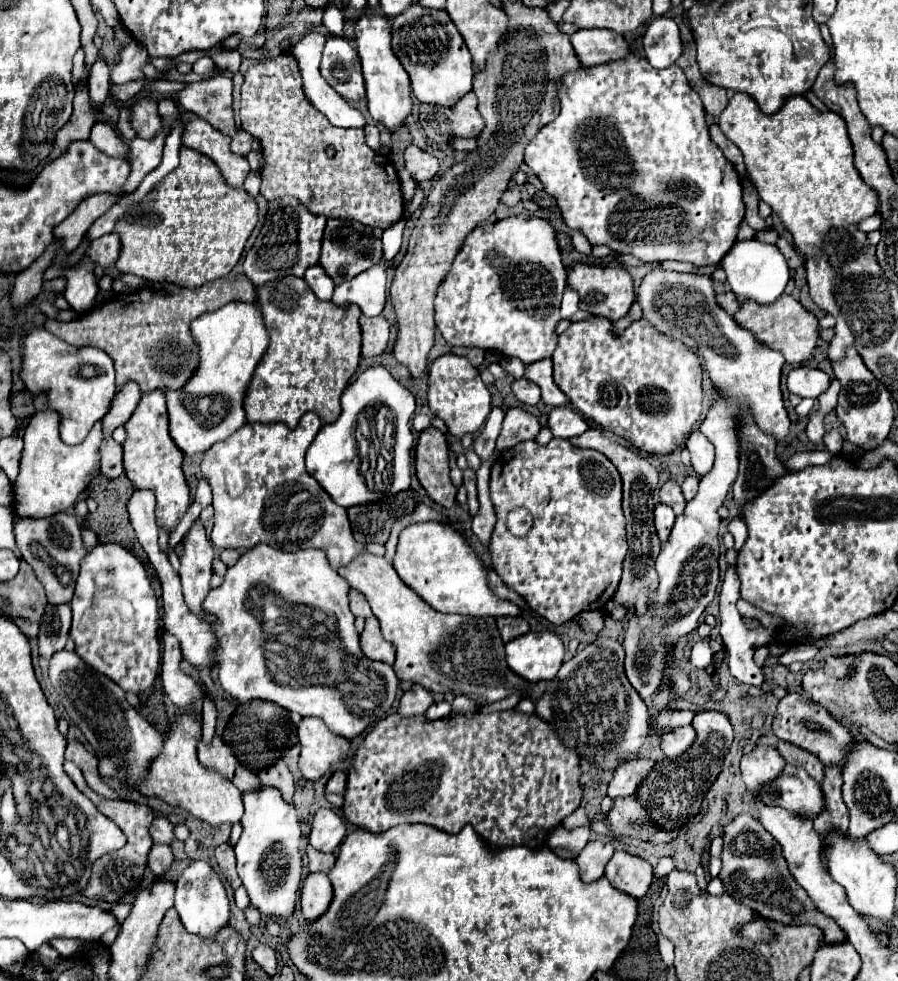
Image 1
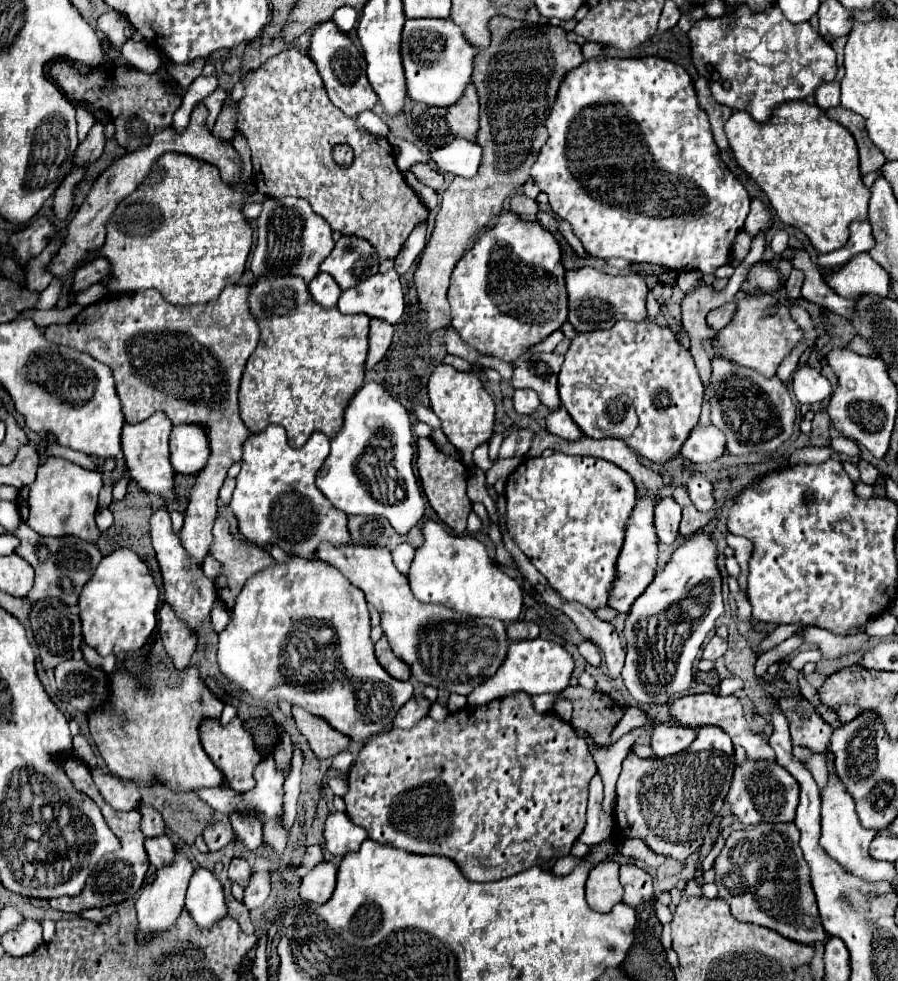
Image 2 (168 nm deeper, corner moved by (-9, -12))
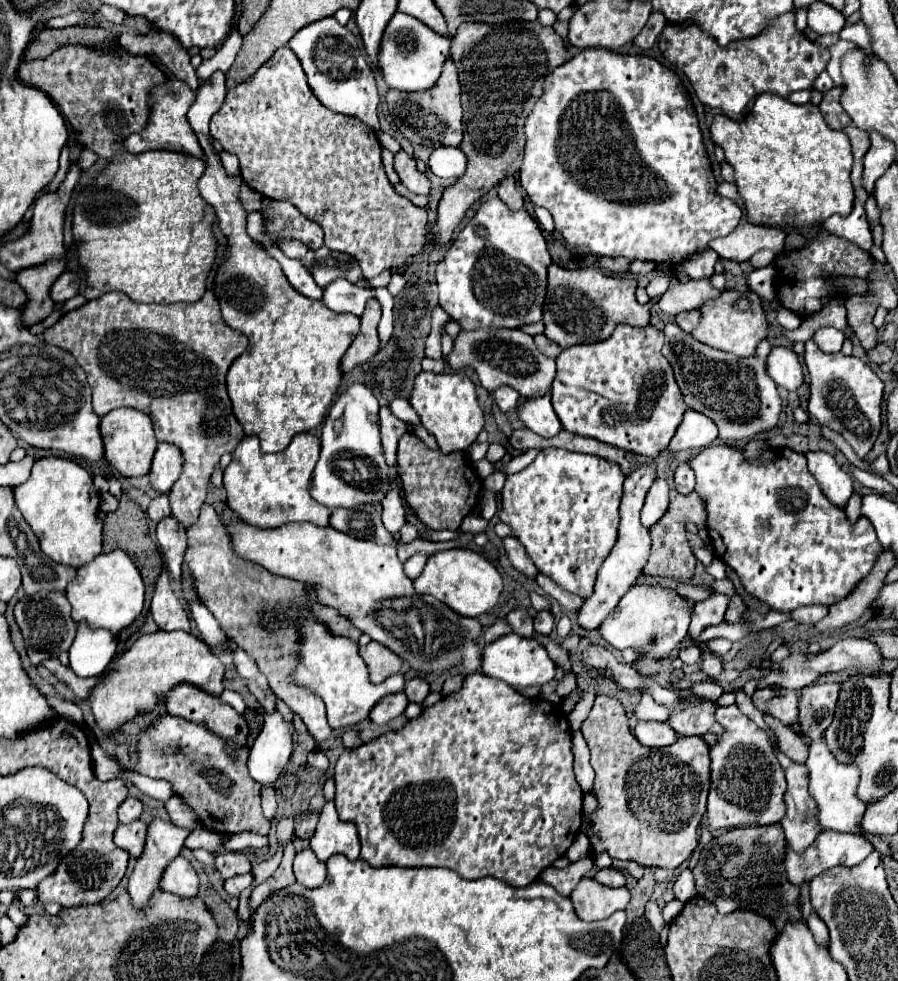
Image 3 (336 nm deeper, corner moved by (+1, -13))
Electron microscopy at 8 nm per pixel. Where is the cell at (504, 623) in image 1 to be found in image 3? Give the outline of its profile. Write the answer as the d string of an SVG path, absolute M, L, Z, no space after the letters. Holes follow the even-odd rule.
M518 607L518 609L510 611L506 615L506 619L512 625L514 633L518 633L522 637L532 637L532 633L534 633L534 617L528 611L524 611L524 609Z

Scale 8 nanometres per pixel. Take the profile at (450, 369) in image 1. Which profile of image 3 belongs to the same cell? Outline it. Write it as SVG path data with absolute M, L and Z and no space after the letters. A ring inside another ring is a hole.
M422 371L416 375L416 383L412 387L412 397L408 397L410 405L420 417L420 423L436 437L438 449L444 455L454 451L468 449L472 441L476 441L478 433L484 427L484 413L478 405L474 383L464 373L432 373Z

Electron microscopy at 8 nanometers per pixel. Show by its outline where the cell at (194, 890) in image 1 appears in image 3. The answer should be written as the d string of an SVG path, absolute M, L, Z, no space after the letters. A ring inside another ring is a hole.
M176 857L164 869L160 887L180 897L194 897L198 893L198 875L184 857Z

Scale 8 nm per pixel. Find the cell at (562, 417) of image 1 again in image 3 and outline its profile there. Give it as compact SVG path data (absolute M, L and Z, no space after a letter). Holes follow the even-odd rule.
M550 393L532 397L532 399L524 399L518 407L518 417L528 429L532 429L534 433L542 437L554 437L562 429L562 423L558 421L552 409Z

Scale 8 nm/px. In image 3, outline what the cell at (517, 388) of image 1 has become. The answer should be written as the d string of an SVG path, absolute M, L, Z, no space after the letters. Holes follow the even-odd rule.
M498 387L492 395L494 395L496 405L498 405L504 413L506 413L506 411L512 411L512 409L518 407L518 399L520 399L520 395L518 395L518 391L514 391L512 387Z

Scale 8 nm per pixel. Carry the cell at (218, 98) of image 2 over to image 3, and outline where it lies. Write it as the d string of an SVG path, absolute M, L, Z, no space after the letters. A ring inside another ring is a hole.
M214 71L198 87L187 118L206 153L206 169L198 189L204 201L216 209L218 225L226 237L228 259L216 271L212 291L220 303L224 323L244 333L250 341L248 349L228 369L226 389L244 433L256 435L264 453L278 453L288 447L296 433L310 431L324 421L342 381L340 359L354 341L360 319L328 311L322 301L300 295L288 283L280 263L248 235L246 211L238 201L242 179L226 175L210 135L210 120L226 95L224 79L222 71Z

